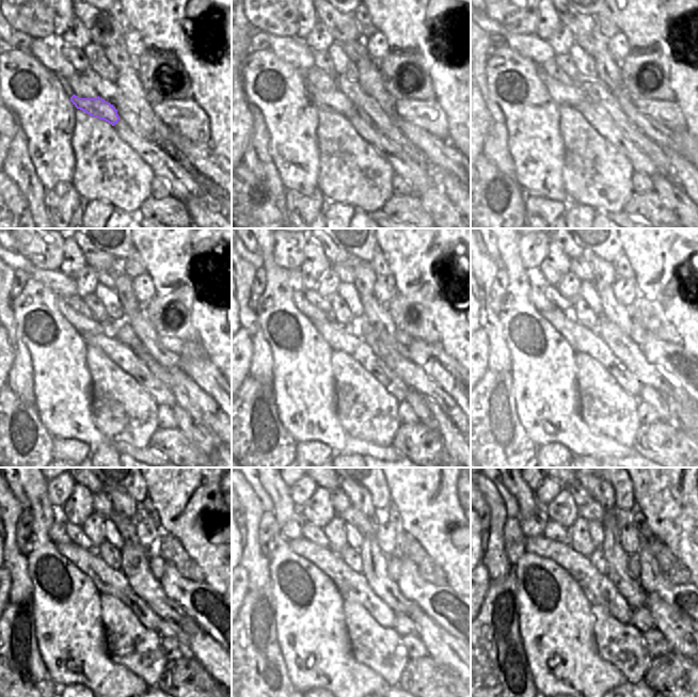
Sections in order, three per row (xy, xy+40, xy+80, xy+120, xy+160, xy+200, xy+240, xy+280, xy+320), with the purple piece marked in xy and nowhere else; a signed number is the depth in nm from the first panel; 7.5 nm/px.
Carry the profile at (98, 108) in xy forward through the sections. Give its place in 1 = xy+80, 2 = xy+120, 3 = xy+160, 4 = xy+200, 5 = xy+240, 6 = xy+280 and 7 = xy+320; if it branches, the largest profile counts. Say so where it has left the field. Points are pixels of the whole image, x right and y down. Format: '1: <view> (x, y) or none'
1: xy+80 (565, 95)
2: xy+120 (84, 326)
3: xy+160 (312, 313)
4: xy+200 (537, 283)
5: xy+240 (58, 535)
6: xy+280 (294, 529)
7: xy+320 (535, 524)

